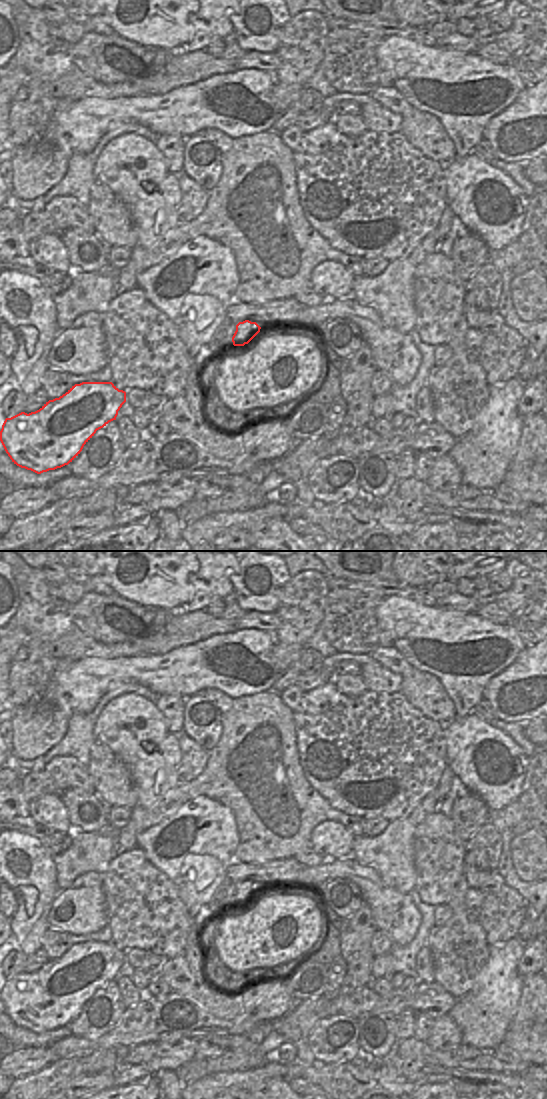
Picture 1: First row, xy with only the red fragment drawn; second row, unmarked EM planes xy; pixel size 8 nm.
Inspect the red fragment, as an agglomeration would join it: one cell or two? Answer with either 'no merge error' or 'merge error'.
no merge error

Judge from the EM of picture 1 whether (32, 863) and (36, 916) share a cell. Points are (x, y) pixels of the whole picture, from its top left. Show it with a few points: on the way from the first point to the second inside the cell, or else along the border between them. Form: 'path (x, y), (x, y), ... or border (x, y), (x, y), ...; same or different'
path (32, 876), (37, 887), (36, 903); same

